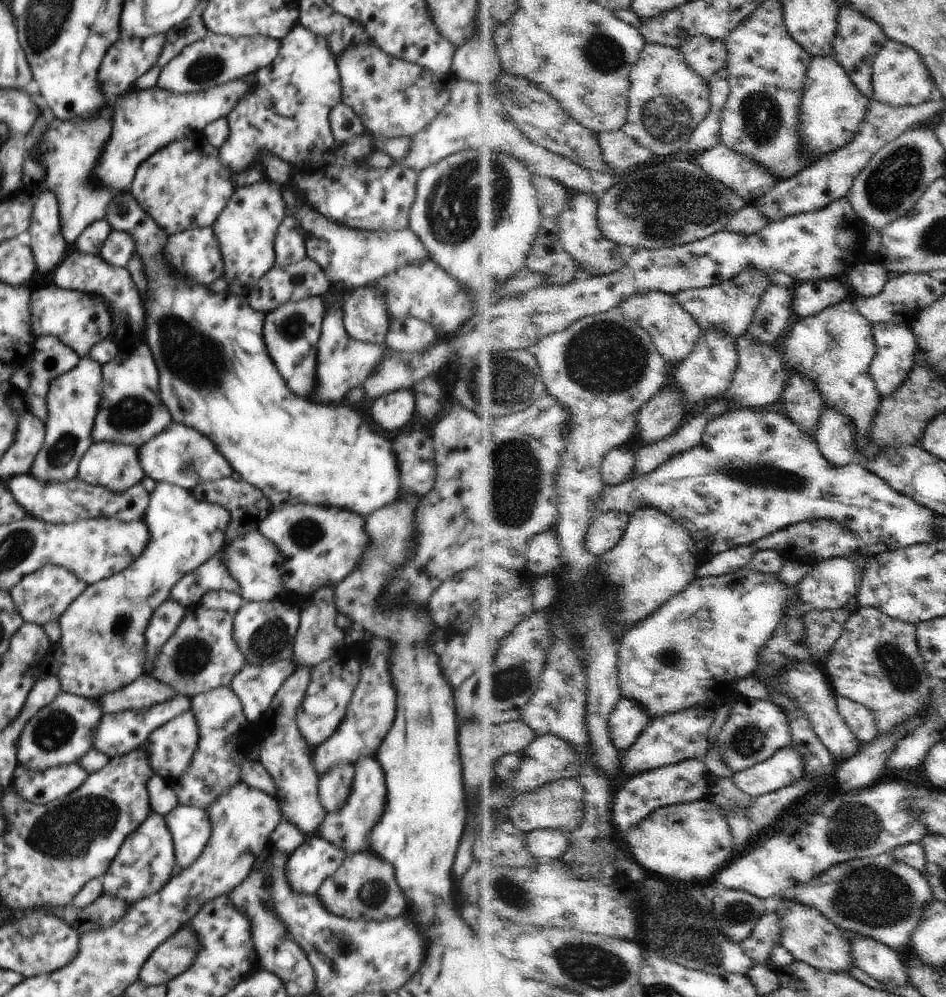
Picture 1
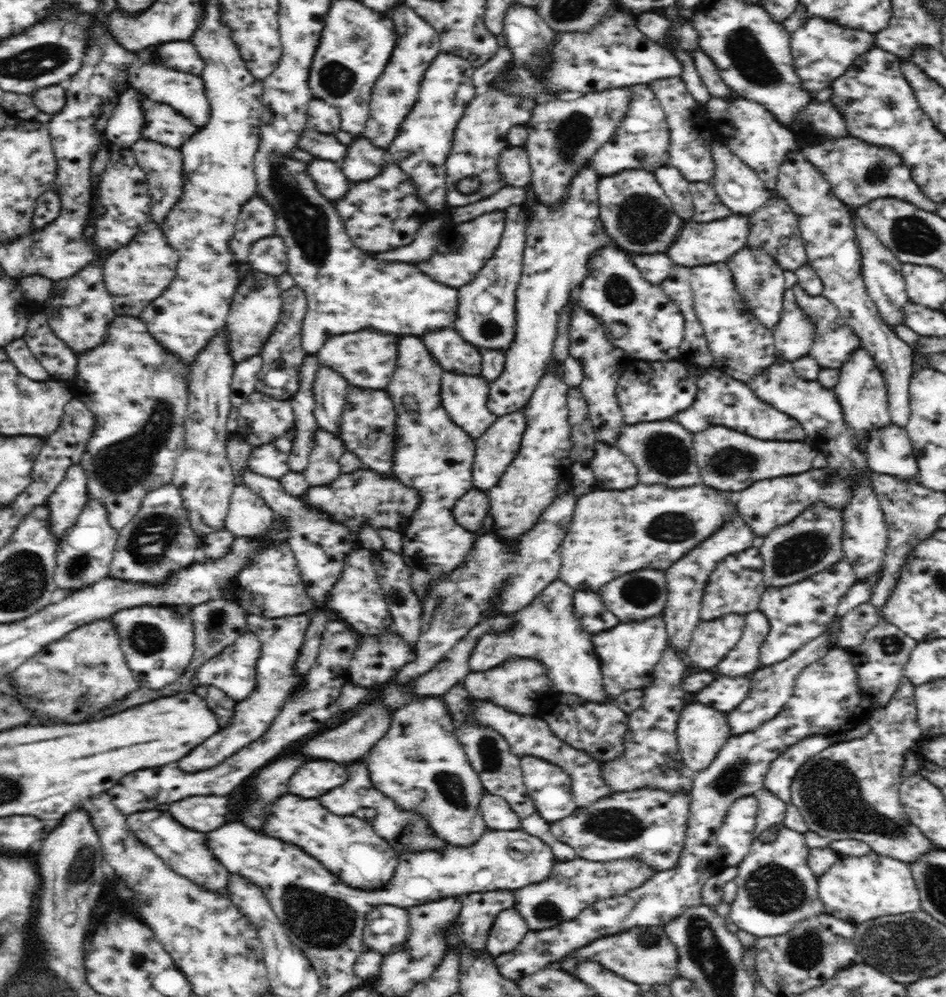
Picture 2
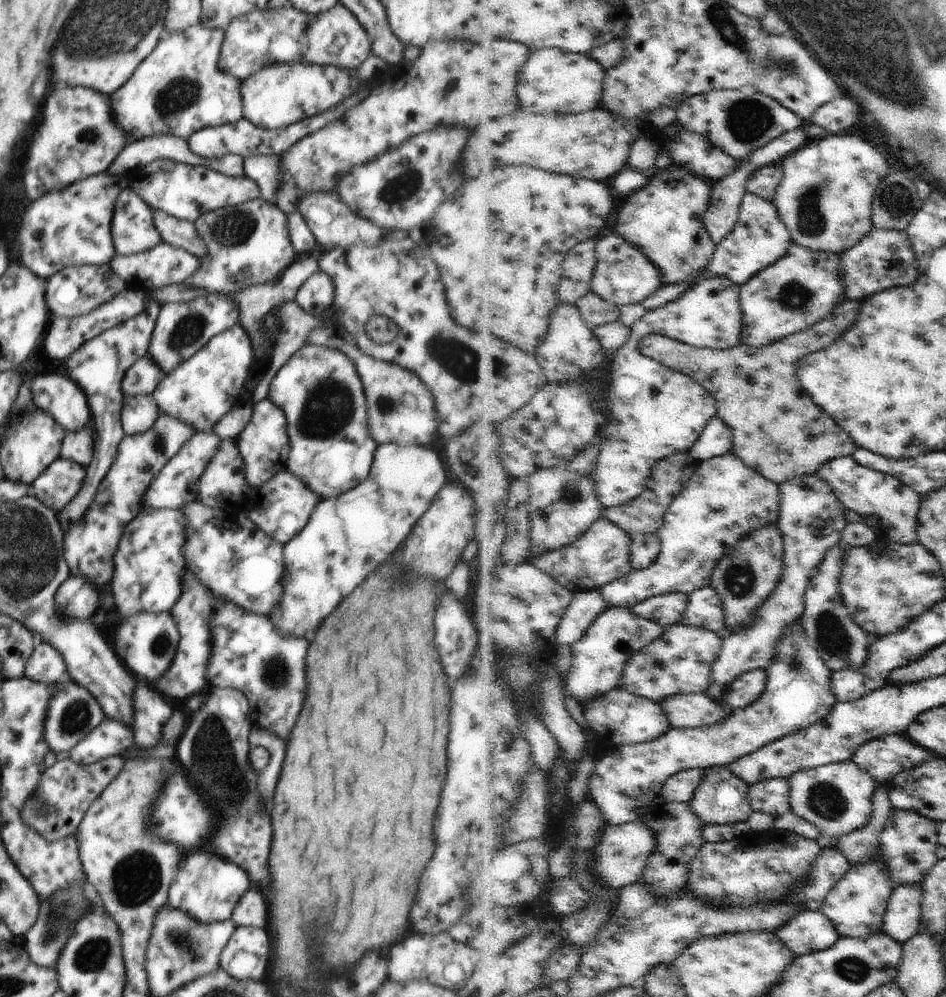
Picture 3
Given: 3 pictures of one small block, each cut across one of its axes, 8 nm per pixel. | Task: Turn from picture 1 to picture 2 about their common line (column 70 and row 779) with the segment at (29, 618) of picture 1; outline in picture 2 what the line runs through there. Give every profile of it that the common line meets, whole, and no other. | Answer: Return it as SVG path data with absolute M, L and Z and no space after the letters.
M474 699L475 708L473 712L474 721L477 724L488 726L492 730L496 730L505 740L508 740L512 754L522 758L523 756L536 756L552 764L557 764L559 768L564 770L564 773L570 776L572 796L576 801L576 808L586 808L595 800L606 798L616 792L612 792L604 779L602 779L602 763L592 758L582 750L576 750L570 745L556 740L554 733L550 732L548 724L540 718L532 718L532 716L522 716L522 714L514 714L506 712L506 709L500 706L490 704L490 701Z

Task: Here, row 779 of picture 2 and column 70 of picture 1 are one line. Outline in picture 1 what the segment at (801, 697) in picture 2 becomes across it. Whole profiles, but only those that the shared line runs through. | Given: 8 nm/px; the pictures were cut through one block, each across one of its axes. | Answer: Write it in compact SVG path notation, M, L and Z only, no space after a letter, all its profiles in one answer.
M63 691L43 710L27 721L16 744L17 764L34 773L44 773L61 765L78 763L93 748L93 734L103 713L97 700Z

